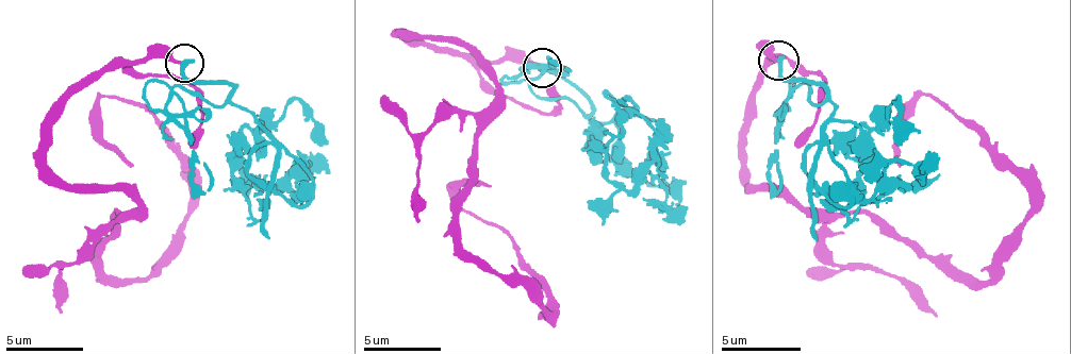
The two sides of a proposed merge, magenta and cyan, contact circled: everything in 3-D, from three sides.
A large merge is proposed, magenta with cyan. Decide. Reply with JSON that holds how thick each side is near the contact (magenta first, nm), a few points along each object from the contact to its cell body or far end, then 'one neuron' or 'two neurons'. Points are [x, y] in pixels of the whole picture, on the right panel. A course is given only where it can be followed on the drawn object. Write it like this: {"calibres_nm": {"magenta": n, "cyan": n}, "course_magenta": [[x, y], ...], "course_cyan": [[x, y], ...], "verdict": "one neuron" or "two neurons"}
{"calibres_nm": {"magenta": 220, "cyan": 360}, "course_magenta": [[775, 58], [747, 182], [800, 206], [878, 214], [990, 282], [1030, 186], [931, 95], [903, 131], [899, 166]], "course_cyan": [[779, 58], [787, 79], [811, 79], [835, 106], [827, 154], [846, 182], [875, 190], [891, 163], [935, 158]], "verdict": "two neurons"}

